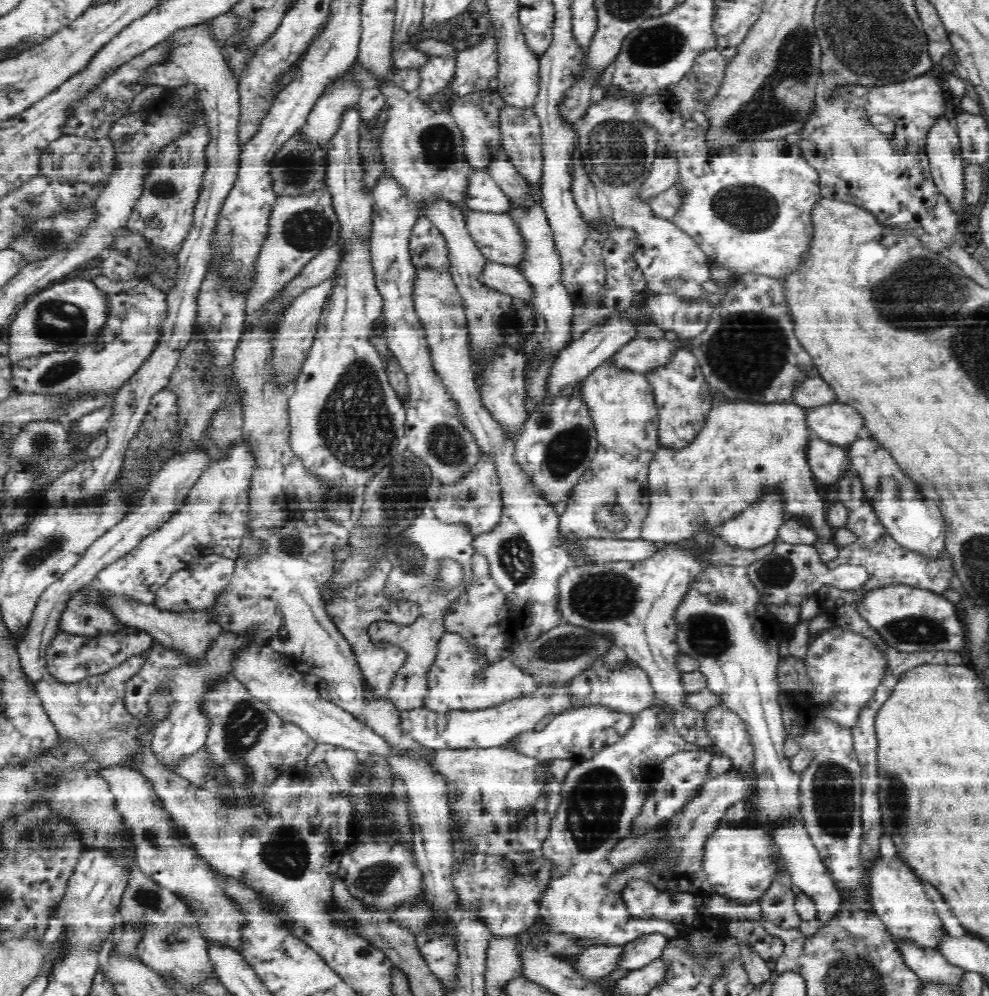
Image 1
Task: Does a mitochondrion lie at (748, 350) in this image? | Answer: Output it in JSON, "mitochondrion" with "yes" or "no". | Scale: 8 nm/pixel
{"mitochondrion":"yes"}

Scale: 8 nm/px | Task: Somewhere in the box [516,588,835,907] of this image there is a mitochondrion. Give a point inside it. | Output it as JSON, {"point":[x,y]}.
{"point":[597,801]}

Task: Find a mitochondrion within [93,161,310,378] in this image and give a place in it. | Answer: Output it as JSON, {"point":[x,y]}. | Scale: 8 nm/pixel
{"point":[163,188]}

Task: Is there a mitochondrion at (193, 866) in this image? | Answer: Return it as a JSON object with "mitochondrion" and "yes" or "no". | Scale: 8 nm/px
{"mitochondrion":"yes"}

